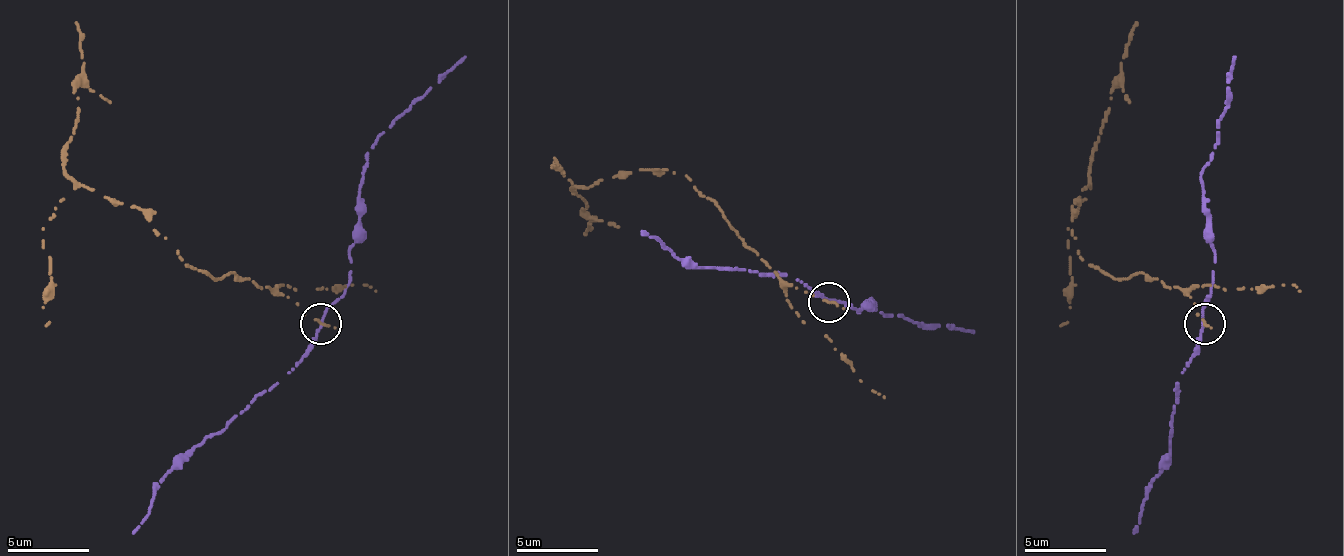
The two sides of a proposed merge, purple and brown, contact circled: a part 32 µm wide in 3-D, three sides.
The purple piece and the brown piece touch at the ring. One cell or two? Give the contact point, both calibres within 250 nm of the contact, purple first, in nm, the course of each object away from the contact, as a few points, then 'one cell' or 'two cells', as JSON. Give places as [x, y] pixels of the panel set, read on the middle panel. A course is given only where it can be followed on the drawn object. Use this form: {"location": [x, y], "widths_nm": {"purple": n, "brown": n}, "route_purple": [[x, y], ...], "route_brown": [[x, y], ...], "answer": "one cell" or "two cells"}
{"location": [829, 302], "widths_nm": {"purple": 160, "brown": 170}, "route_purple": [[830, 299], [858, 311], [871, 299], [883, 315], [973, 332]], "route_brown": [[830, 303], [777, 274], [687, 177], [642, 168], [618, 172], [573, 189], [593, 217], [585, 234]], "answer": "two cells"}

